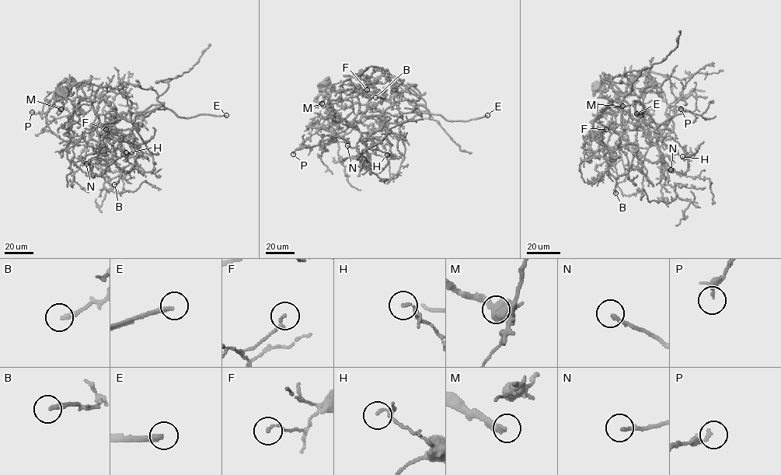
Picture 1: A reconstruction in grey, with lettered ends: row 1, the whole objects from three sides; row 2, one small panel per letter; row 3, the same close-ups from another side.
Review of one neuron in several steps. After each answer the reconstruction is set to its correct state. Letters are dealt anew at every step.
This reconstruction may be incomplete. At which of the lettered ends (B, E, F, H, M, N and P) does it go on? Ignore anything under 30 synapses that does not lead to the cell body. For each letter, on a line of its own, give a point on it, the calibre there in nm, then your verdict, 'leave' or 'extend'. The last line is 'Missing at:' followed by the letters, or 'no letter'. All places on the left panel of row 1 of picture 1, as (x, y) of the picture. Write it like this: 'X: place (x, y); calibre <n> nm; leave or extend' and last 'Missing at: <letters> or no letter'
B: place (114, 184); calibre 260 nm; leave
E: place (226, 115); calibre 240 nm; extend
F: place (106, 129); calibre 150 nm; leave
H: place (126, 152); calibre 140 nm; leave
M: place (61, 109); calibre 320 nm; leave
N: place (86, 163); calibre 180 nm; extend
P: place (32, 112); calibre 140 nm; leave
Missing at: E, N

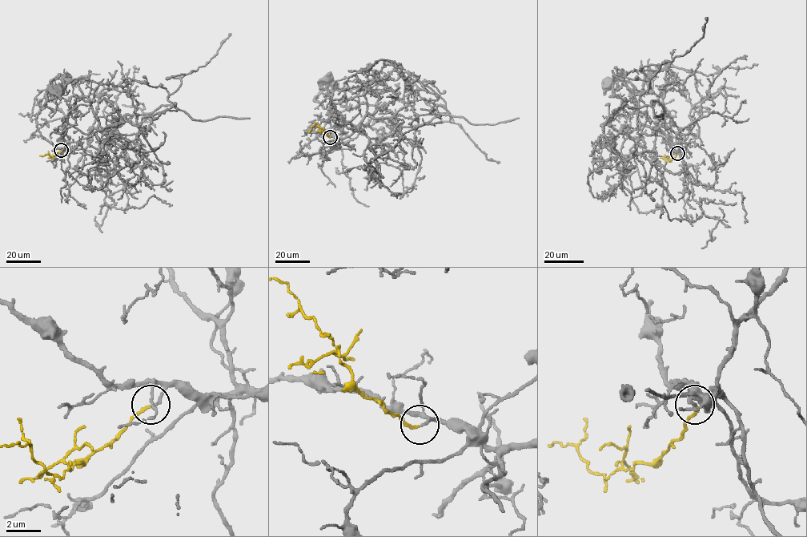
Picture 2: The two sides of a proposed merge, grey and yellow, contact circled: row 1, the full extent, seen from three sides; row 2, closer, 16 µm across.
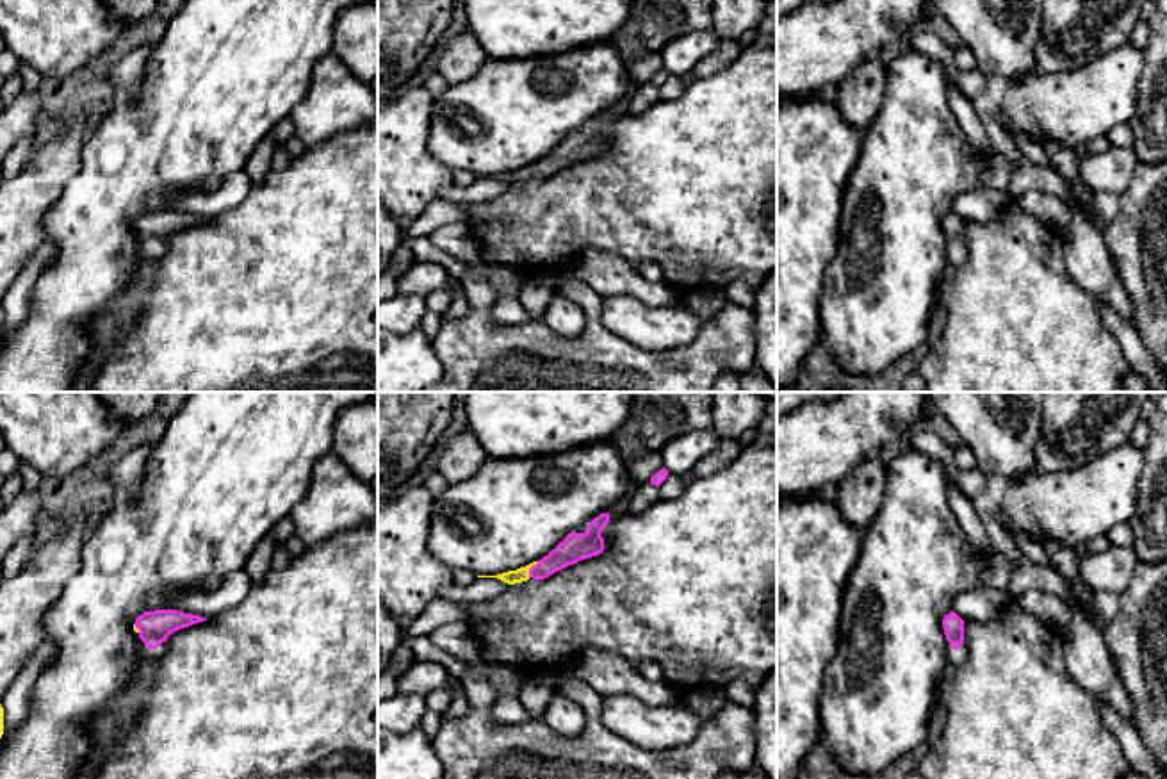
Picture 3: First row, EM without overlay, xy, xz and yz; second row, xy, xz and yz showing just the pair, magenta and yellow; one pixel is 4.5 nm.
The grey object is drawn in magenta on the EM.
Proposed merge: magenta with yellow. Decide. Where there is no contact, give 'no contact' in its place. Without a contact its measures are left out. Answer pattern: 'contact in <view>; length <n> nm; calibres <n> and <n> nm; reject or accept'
contact in xz; length 90 nm; calibres 130 and 70 nm; reject

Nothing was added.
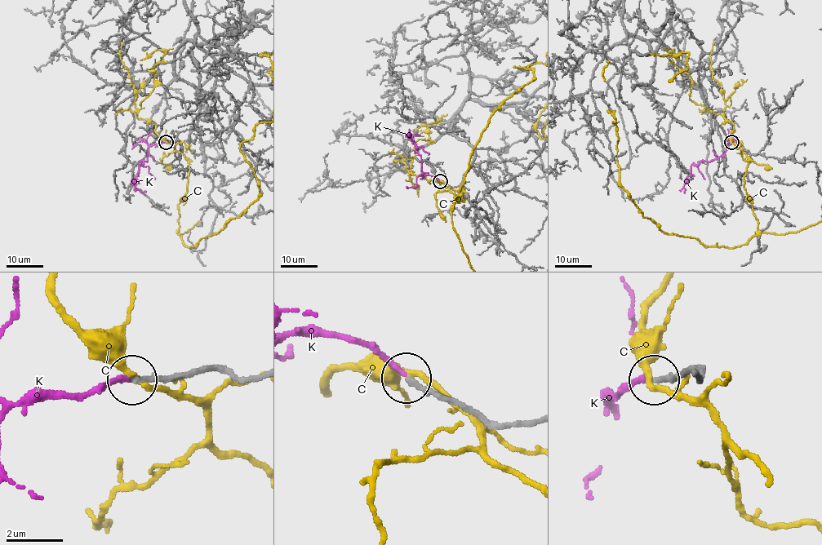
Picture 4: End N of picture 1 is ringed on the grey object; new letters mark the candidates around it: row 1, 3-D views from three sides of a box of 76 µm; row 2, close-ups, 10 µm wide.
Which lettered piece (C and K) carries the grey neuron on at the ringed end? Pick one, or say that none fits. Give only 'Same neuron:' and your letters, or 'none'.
Same neuron: K

